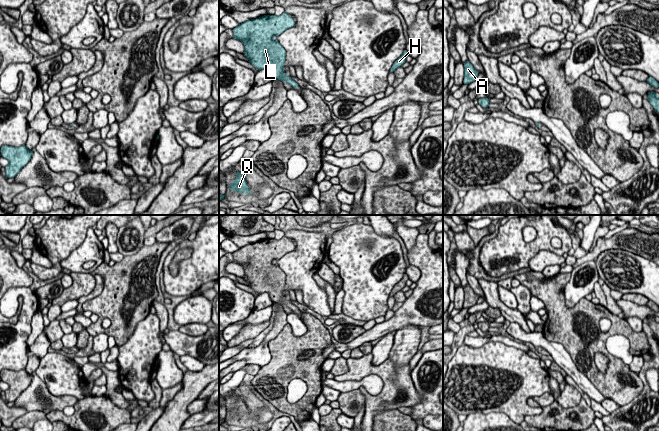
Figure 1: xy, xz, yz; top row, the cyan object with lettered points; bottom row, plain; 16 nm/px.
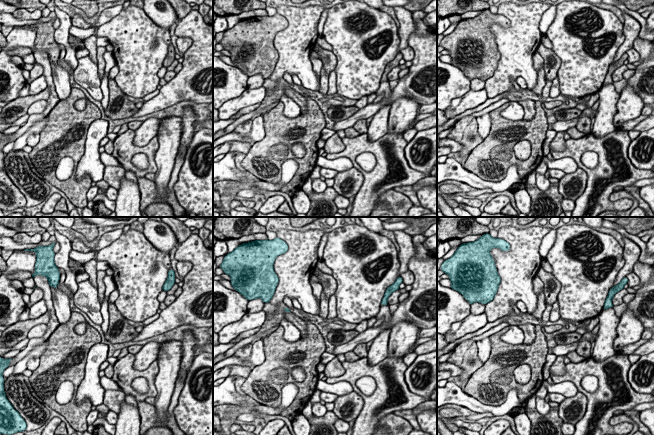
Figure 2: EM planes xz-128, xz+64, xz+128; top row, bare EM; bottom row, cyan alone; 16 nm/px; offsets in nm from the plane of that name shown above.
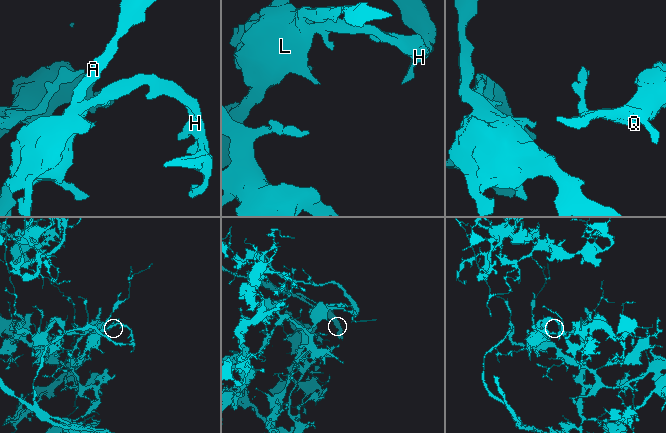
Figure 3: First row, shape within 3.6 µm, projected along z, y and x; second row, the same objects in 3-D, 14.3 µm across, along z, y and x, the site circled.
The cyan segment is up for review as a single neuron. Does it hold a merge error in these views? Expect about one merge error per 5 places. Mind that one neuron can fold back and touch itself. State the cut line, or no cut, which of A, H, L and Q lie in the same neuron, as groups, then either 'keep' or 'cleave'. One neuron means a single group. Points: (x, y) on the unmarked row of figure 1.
cut none; groups A H L Q; keep

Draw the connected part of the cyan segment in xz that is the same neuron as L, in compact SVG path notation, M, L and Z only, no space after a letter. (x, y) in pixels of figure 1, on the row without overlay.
M286 236L280 240L264 239L247 244L233 252L233 263L244 268L243 279L258 295L267 292L273 302L285 305L294 313L299 309L283 294L286 275L273 260L281 259L285 254L295 250L294 243Z

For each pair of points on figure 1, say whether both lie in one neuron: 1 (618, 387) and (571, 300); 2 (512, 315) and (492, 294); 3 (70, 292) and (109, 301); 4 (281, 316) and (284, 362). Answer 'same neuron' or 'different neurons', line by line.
1: different neurons
2: same neuron
3: different neurons
4: different neurons

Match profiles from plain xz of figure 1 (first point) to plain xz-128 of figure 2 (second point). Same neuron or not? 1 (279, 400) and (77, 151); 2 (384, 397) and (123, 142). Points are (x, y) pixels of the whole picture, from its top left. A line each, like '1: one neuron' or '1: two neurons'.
1: one neuron
2: one neuron

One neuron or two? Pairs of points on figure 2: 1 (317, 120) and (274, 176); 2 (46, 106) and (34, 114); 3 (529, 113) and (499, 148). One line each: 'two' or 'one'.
1: one
2: one
3: two

